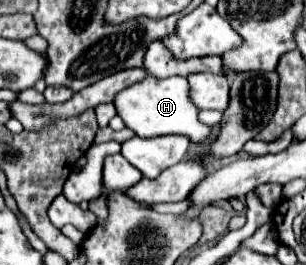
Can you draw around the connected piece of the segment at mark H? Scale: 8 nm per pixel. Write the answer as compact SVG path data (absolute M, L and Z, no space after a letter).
M145 77L143 81L129 85L113 97L117 115L125 121L139 137L157 137L157 135L187 135L191 143L203 143L211 129L197 119L197 107L189 101L189 83L185 77L167 77L163 81L155 77Z

